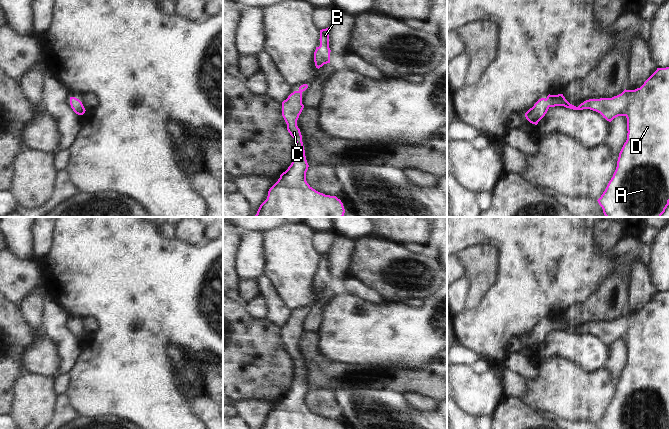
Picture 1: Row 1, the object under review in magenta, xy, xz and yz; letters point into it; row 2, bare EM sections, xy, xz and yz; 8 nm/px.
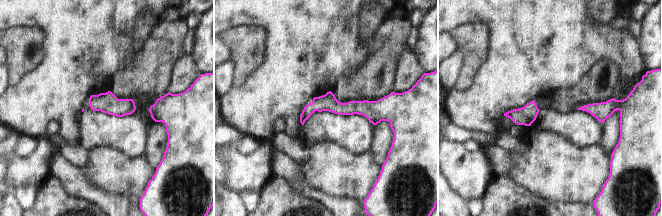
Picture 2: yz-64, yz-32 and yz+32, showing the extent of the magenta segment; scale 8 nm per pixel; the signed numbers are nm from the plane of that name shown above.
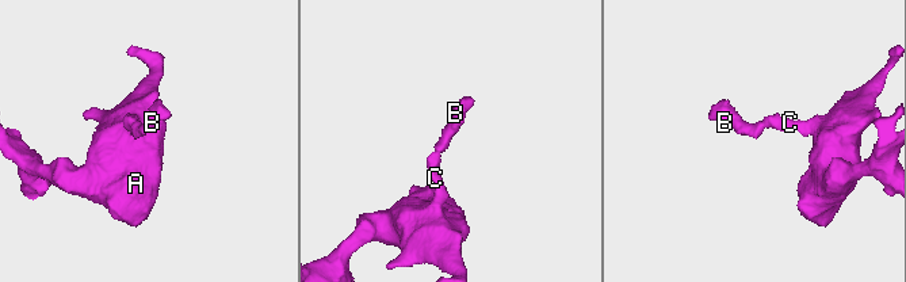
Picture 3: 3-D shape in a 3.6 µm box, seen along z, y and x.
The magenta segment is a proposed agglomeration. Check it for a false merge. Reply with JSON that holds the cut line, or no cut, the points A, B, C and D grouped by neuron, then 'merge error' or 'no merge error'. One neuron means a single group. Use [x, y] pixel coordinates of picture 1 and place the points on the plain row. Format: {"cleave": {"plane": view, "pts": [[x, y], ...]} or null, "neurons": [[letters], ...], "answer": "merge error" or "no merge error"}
{"cleave": null, "neurons": [["A", "B", "C", "D"]], "answer": "no merge error"}

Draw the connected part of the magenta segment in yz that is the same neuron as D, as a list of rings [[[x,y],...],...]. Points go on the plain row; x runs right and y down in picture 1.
[[[669,291],[657,294],[635,314],[624,314],[612,322],[589,323],[578,331],[570,328],[563,318],[548,319],[539,323],[526,337],[526,343],[537,349],[550,331],[564,330],[573,334],[590,333],[611,346],[618,340],[627,342],[627,364],[618,381],[617,391],[605,415],[597,424],[599,429],[669,429]]]

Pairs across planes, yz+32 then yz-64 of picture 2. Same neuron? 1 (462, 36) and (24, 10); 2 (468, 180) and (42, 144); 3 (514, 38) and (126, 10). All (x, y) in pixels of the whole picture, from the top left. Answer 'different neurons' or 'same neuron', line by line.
1: different neurons
2: same neuron
3: different neurons

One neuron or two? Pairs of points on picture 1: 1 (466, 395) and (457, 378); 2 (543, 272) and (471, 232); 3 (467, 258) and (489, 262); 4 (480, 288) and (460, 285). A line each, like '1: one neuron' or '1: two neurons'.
1: one neuron
2: one neuron
3: one neuron
4: two neurons

